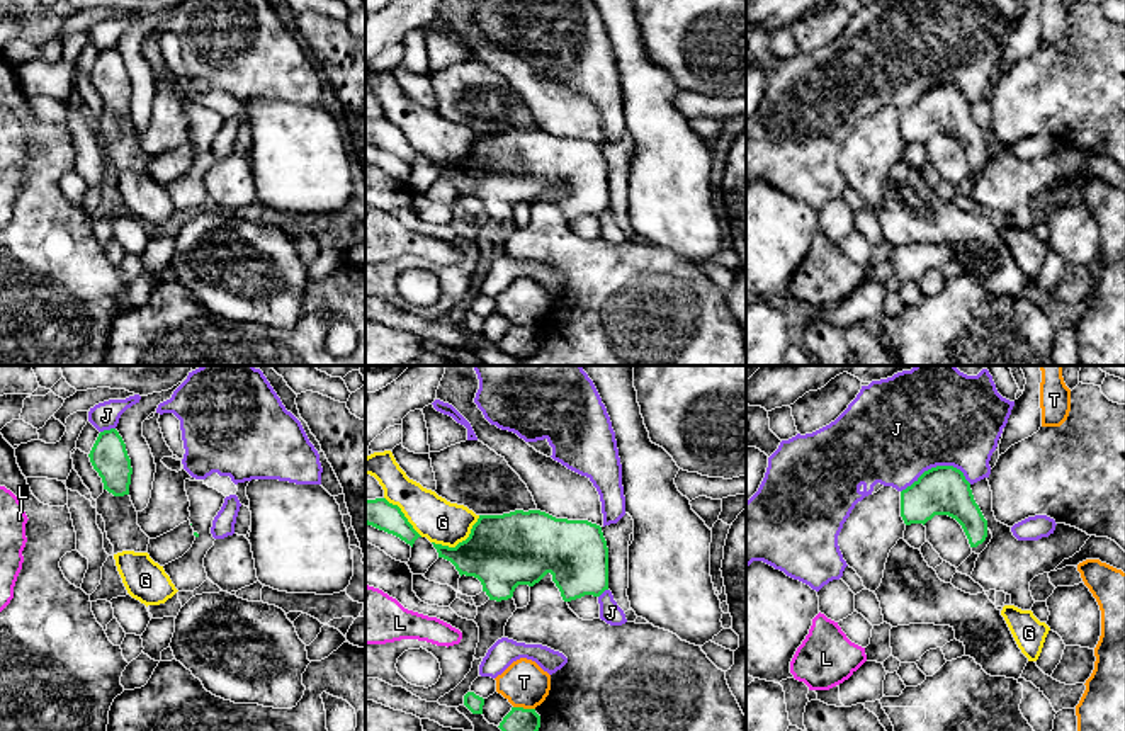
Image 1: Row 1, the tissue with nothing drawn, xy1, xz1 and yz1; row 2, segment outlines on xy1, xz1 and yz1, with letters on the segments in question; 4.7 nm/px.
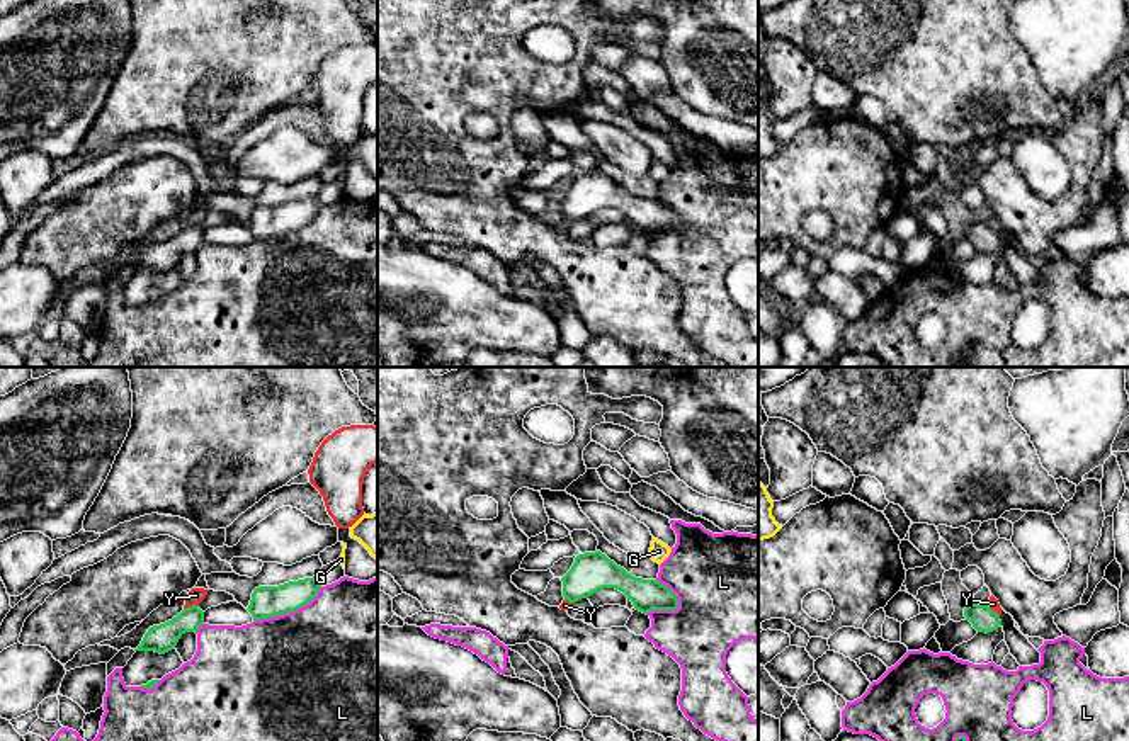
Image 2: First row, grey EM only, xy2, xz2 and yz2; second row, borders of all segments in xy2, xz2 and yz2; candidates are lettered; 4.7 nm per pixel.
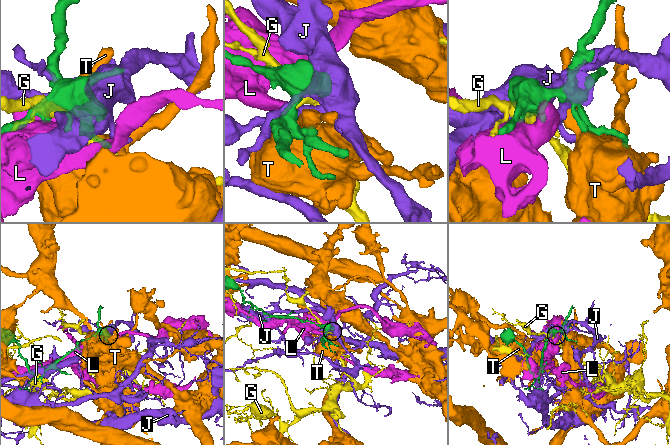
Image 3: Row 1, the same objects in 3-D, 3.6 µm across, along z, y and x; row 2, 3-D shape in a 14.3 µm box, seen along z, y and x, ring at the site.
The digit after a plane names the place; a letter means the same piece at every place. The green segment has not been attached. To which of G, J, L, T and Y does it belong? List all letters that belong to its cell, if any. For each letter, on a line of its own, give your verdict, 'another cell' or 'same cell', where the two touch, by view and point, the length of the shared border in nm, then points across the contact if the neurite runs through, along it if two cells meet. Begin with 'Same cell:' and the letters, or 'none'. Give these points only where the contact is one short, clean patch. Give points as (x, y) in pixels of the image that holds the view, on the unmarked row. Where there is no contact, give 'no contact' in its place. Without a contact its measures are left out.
Same cell: none
G: another cell; meets green in xz1 at (459, 162); contact 260 nm long
J: another cell; meets green in yz1 at (937, 85); contact 340 nm long
L: another cell; meets green in xy2 at (288, 231); contact 360 nm long
T: another cell; meets green in xz1 at (522, 327); contact 110 nm long
Y: another cell; meets green in xy2 at (192, 225); contact 80 nm long; border along xy2 (198, 223), (184, 228)

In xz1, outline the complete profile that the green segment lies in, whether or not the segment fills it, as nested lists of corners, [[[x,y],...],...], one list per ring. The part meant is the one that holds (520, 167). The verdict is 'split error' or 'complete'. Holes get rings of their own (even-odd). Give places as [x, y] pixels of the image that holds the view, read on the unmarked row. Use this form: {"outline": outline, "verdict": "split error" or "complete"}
{"outline": [[[515,129],[503,134],[479,134],[466,160],[455,167],[432,162],[438,177],[450,180],[459,194],[481,201],[489,219],[508,219],[518,204],[534,206],[547,192],[564,221],[608,209],[608,167],[602,146],[588,139],[556,138],[540,129]]], "verdict": "complete"}

